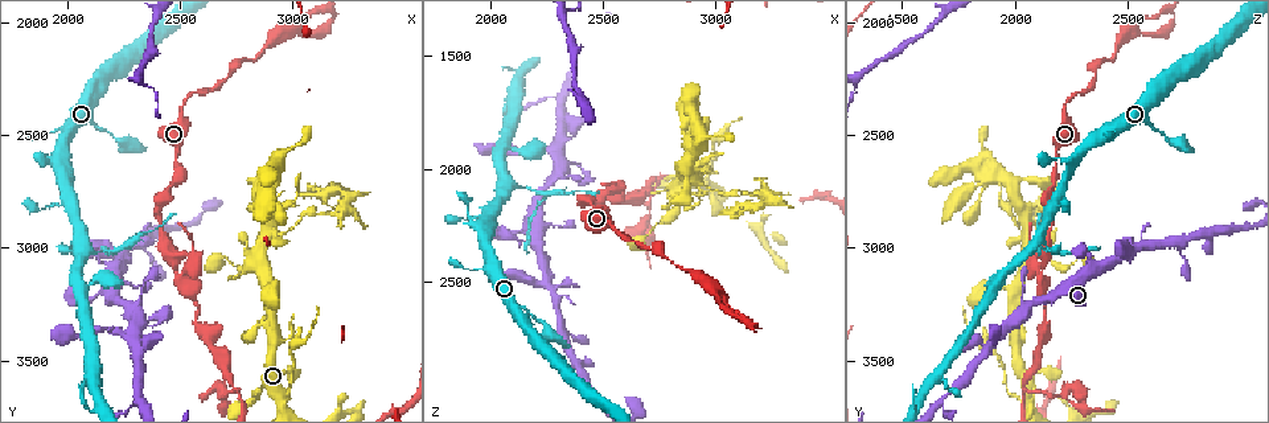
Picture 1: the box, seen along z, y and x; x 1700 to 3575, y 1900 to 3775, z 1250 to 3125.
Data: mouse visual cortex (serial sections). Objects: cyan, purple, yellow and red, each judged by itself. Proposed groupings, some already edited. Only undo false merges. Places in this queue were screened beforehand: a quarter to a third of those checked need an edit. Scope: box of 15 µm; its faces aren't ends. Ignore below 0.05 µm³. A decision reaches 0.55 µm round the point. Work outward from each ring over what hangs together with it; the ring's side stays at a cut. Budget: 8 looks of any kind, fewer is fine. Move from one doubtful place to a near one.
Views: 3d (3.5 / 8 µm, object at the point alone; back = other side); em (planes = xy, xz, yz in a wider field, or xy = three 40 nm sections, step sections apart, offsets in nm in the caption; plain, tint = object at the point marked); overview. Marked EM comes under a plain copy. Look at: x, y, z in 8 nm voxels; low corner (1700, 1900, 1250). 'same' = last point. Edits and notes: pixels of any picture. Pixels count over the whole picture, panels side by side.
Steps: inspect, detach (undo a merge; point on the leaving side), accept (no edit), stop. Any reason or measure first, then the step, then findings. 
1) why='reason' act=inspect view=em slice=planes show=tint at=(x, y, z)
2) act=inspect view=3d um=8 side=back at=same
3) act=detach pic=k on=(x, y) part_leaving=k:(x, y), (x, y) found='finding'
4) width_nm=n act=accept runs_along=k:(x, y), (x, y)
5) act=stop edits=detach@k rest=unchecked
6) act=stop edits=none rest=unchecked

why='small branch off a trunk' act=inspect view=3d um=3.5 at=(2960, 3680, 2070)

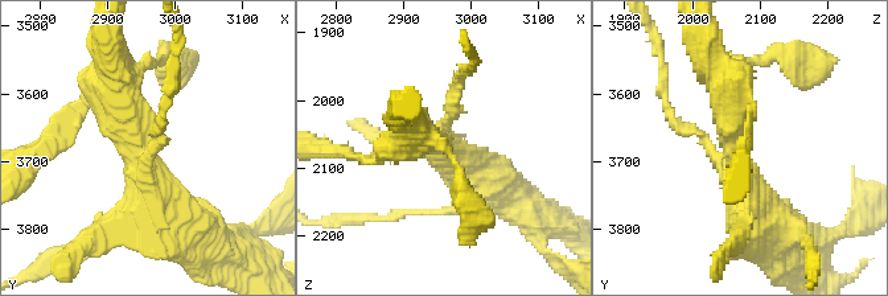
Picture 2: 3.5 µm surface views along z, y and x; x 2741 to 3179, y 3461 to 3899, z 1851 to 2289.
arms=3 arm_widths_nm=150,450,500 why='need the tissue' act=inspect view=em slice=xy step=1 show=tint at=same

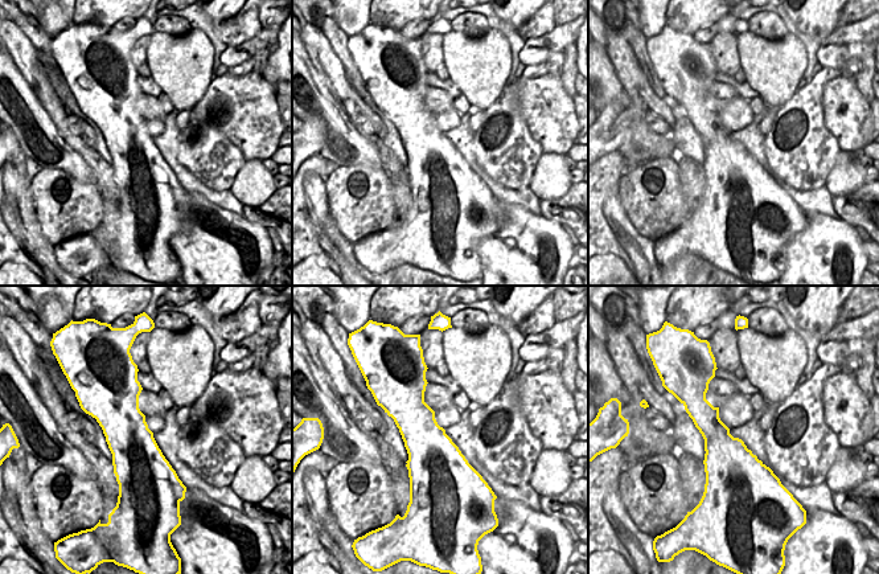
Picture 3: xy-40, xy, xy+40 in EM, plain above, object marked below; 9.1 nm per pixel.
act=detach pic=2 on=(681, 126) found='a second cell is stuck on'

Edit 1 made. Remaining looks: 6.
why='redraw' act=inspect view=overview

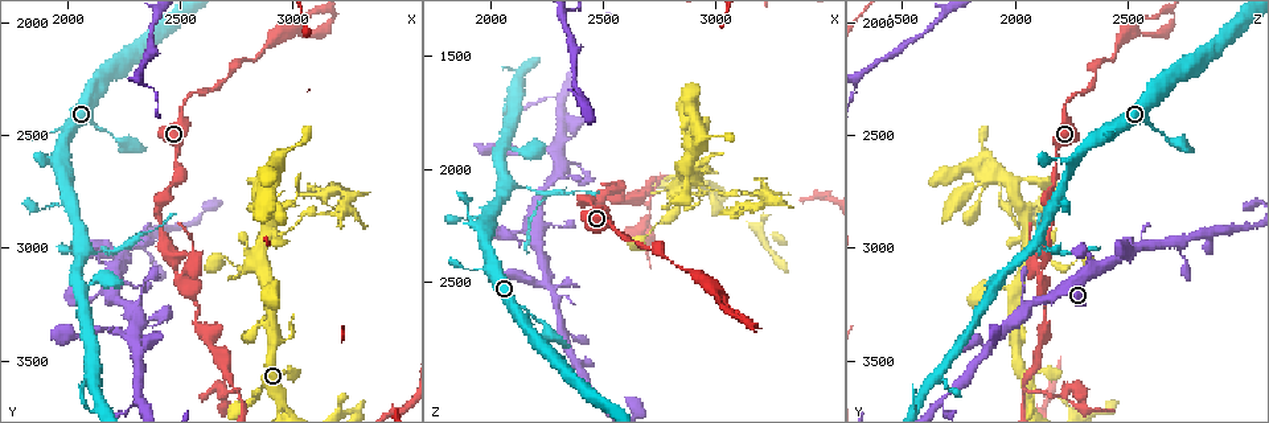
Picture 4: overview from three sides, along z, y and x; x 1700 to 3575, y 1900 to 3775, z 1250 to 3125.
why='two arms in line, one across' act=inspect view=3d um=3.5 at=(2760, 3630, 2050)

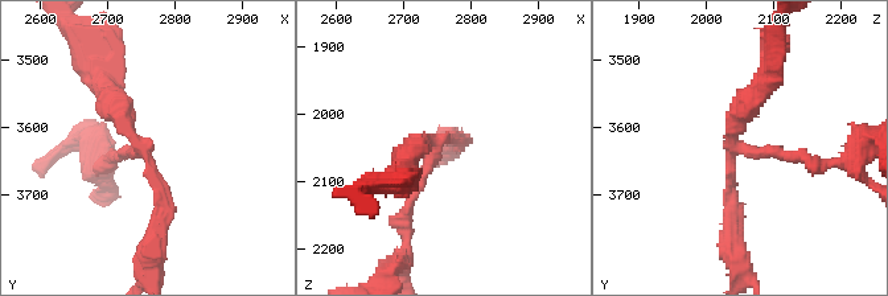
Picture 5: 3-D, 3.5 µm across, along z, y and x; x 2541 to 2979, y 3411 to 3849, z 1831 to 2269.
arms=3 arm_widths_nm=150,150,300 act=inspect view=em slice=planes show=tint at=(2745, 3635, 2050)

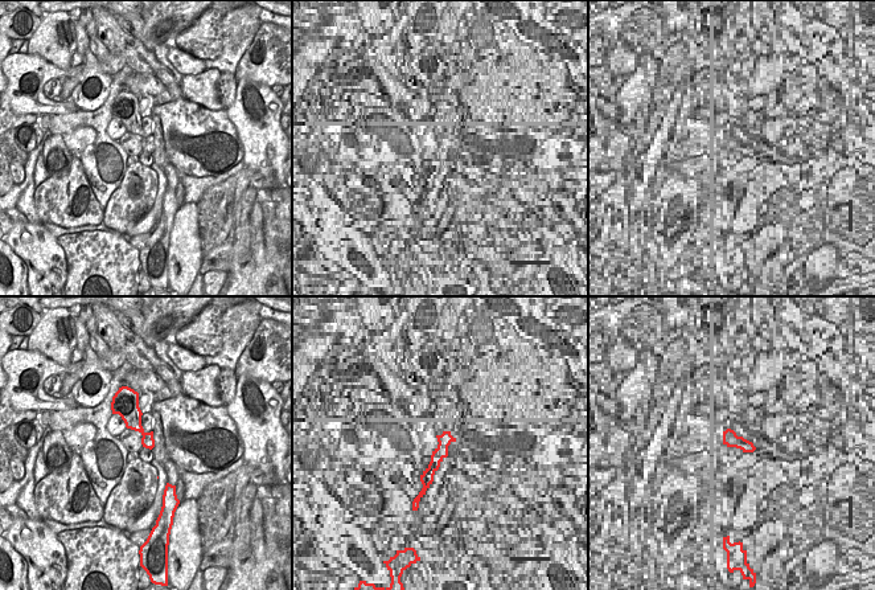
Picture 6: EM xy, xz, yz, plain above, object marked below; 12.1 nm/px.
act=accept runs_along=5:(768, 79), (731, 140), (815, 164) found='continuous, no second cell'

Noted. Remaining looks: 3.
why='abrupt turn' act=inspect view=3d um=3.5 at=(2550, 3040, 2080)

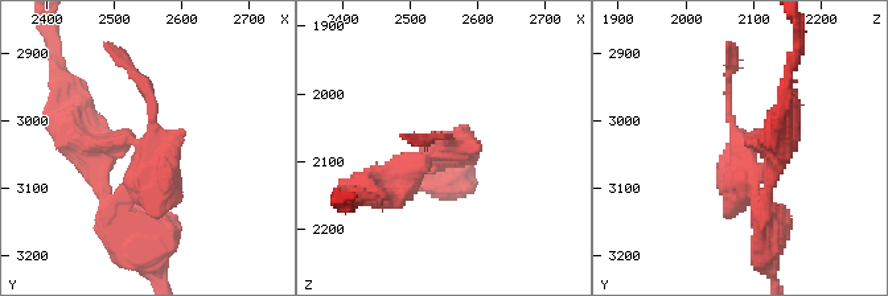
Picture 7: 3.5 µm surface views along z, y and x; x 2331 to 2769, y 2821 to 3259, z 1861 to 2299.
why='need the tissue' act=inspect view=em slice=planes show=tint at=(2550, 3055, 2085)

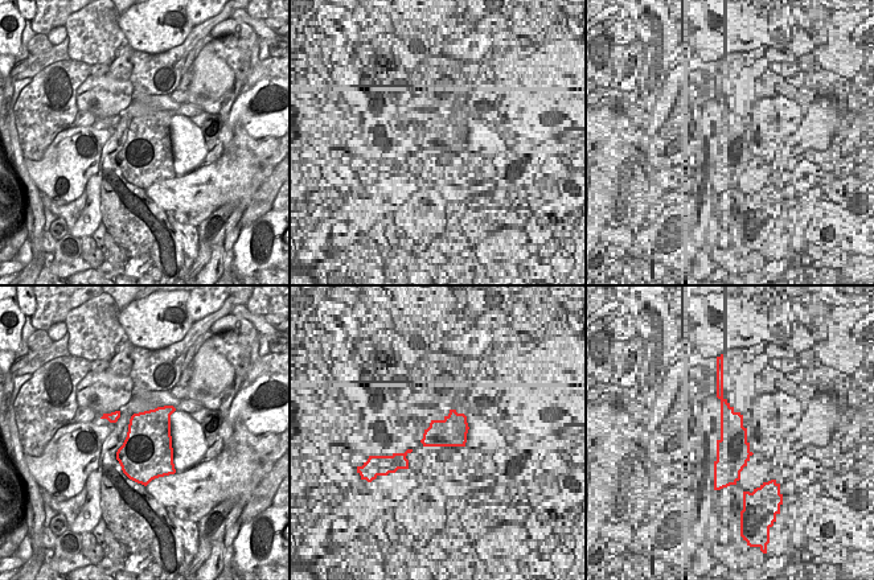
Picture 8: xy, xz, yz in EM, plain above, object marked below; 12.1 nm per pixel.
act=accept runs_along=7:(82, 146), (143, 142), (159, 218) found='continuous, no second cell'

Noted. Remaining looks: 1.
act=stop edits=detach@2 rest=unchecked

